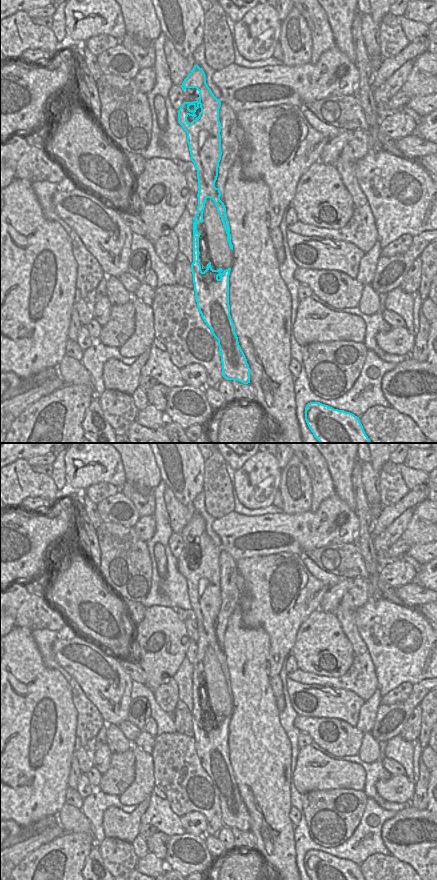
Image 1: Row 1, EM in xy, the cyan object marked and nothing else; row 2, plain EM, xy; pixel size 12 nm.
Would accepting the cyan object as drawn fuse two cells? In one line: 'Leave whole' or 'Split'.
Leave whole

